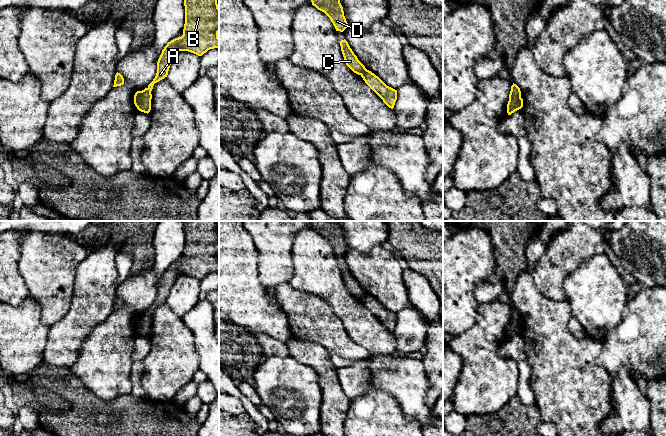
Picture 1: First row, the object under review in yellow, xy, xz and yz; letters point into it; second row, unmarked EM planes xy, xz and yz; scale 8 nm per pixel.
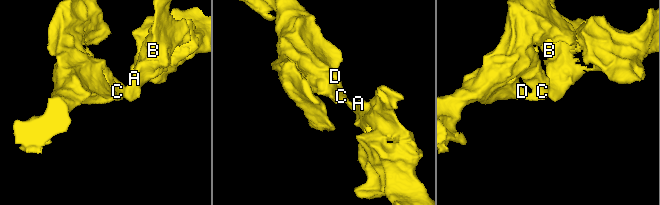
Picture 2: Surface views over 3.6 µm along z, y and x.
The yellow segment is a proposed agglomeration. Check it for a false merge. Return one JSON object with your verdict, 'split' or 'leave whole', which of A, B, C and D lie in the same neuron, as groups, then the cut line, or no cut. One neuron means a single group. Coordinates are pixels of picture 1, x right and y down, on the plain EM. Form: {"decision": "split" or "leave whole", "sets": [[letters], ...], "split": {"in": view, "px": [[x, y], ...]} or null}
{"decision": "split", "sets": [["A", "B"], ["C", "D"]], "split": {"in": "xy", "px": [[141, 315], [136, 330]]}}

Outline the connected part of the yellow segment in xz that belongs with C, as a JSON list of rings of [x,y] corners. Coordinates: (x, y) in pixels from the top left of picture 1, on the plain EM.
[[[344,263],[340,265],[341,275],[345,284],[346,289],[356,298],[362,299],[367,293],[358,284],[357,280],[354,278],[350,272],[348,266]]]

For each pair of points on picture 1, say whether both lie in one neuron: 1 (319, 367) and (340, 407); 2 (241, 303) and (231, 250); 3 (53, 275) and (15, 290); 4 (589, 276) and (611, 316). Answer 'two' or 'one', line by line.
1: one
2: one
3: two
4: one

